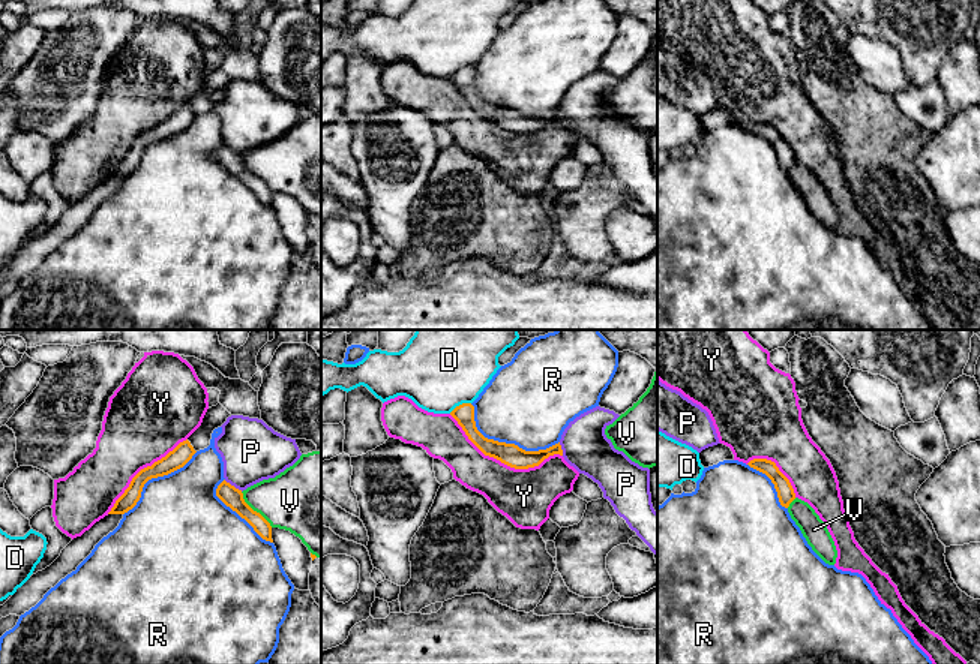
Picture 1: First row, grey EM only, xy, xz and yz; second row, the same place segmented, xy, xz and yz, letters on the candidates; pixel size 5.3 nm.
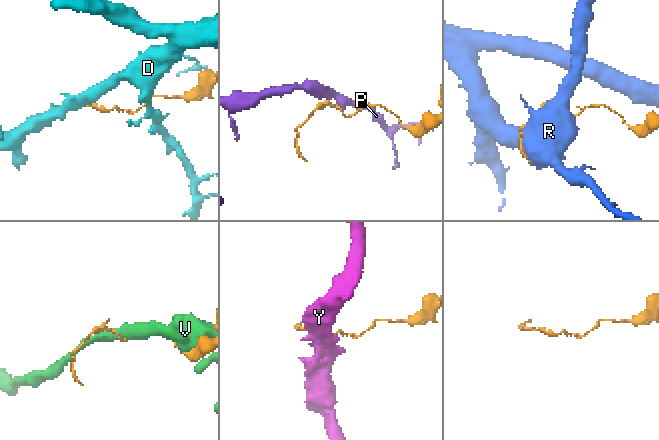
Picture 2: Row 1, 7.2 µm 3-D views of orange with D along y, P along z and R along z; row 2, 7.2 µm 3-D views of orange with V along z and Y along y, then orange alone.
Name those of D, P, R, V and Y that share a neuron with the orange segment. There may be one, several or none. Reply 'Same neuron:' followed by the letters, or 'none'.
Same neuron: none

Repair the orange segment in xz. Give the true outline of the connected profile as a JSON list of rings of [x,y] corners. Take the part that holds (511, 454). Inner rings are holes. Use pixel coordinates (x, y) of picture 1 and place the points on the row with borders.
[[[462,403],[456,406],[450,415],[458,421],[468,439],[485,456],[494,457],[510,468],[528,469],[539,466],[549,456],[563,456],[560,442],[546,450],[525,451],[515,444],[506,444],[485,438],[476,427],[474,406],[471,403]]]

